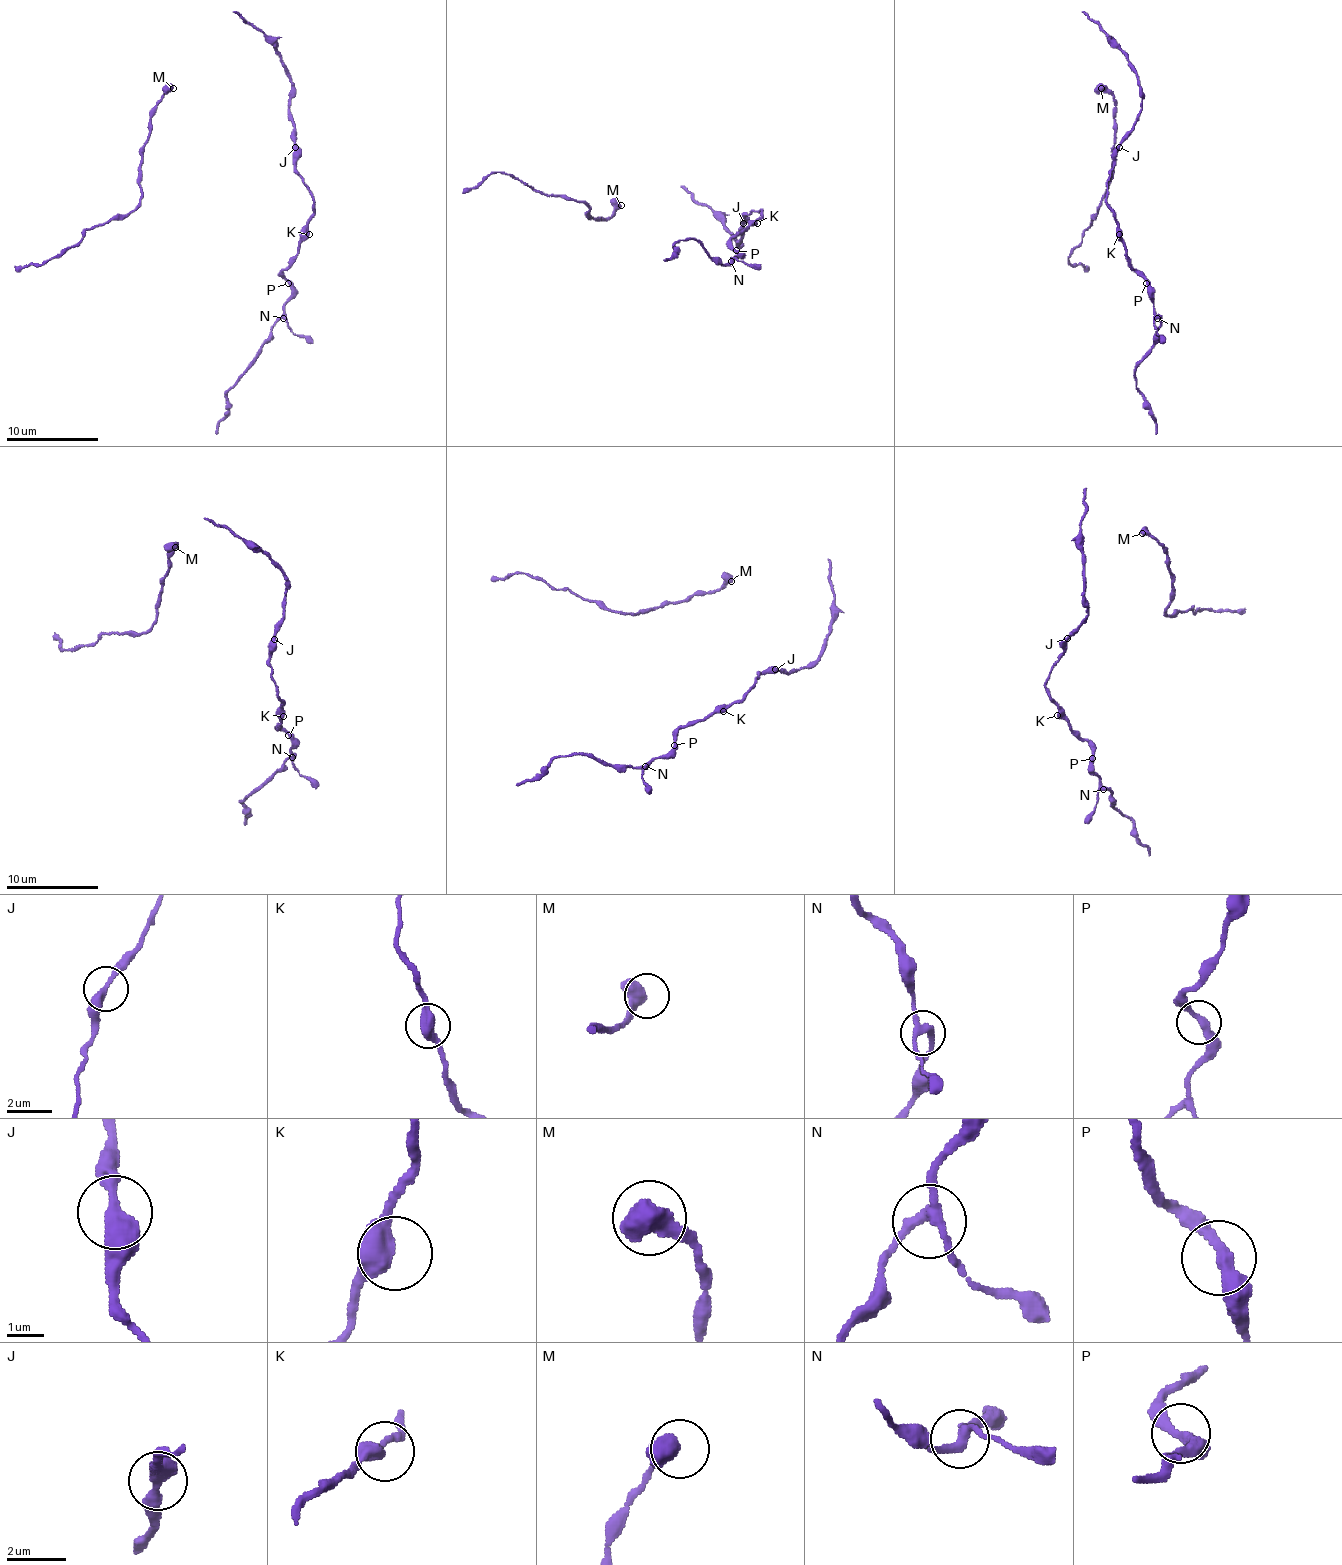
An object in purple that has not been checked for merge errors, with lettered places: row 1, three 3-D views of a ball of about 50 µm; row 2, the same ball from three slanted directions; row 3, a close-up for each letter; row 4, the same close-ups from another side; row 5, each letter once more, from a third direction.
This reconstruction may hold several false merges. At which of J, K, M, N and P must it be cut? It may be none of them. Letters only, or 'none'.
none

